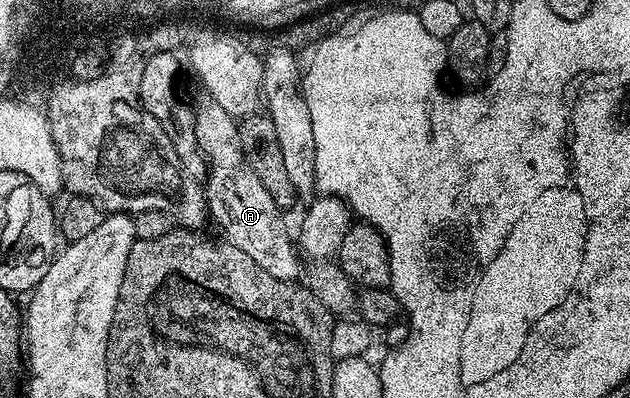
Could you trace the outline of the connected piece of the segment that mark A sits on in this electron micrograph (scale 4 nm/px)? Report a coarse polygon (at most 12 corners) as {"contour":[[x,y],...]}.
{"contour":[[208,93],[195,101],[205,196],[222,236],[257,267],[301,277],[300,256]]}

